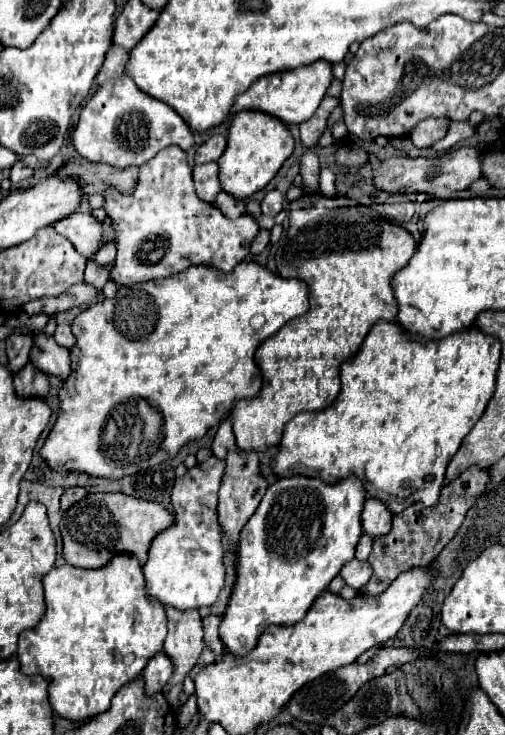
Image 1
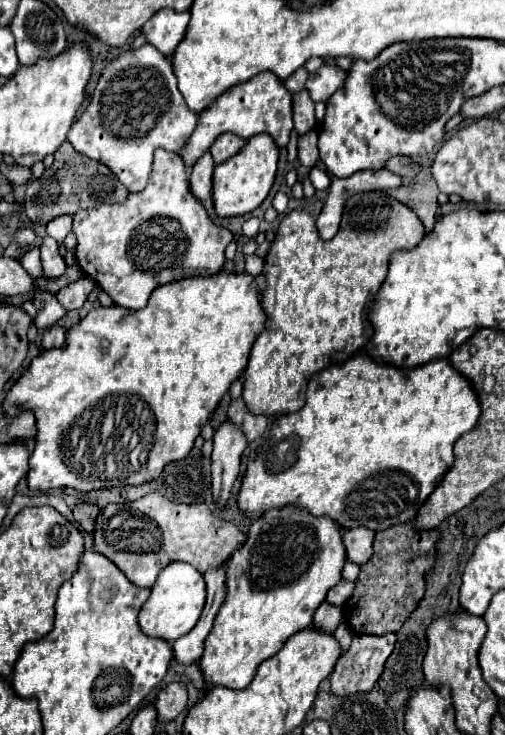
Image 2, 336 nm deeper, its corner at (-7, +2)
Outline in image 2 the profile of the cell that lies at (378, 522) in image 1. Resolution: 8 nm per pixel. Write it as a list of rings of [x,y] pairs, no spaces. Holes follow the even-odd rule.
[[[365,526],[347,530],[343,534],[343,542],[347,548],[347,560],[351,560],[355,564],[367,562],[367,558],[371,558],[371,554],[373,554],[373,538],[375,538],[375,532]]]

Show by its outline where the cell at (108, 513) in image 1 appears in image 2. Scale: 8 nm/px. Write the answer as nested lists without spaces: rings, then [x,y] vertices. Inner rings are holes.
[[[151,492],[135,502],[107,504],[95,520],[93,550],[103,554],[105,558],[109,558],[135,586],[151,588],[157,580],[159,570],[163,566],[167,566],[169,562],[175,562],[175,560],[187,562],[187,564],[195,566],[199,572],[205,572],[211,566],[221,566],[223,562],[227,562],[231,558],[231,554],[239,546],[243,546],[245,538],[247,536],[243,532],[239,532],[239,528],[235,524],[231,524],[219,516],[213,516],[205,504],[191,504],[191,506],[175,504],[175,502],[167,500],[165,496],[161,496],[159,492]]]

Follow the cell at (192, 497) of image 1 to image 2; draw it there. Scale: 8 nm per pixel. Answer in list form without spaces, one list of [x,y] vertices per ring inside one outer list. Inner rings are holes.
[[[171,562],[163,568],[163,572],[159,572],[159,578],[151,588],[151,596],[139,612],[139,626],[147,636],[159,636],[169,642],[175,642],[197,624],[203,606],[205,606],[203,574],[187,562]]]

